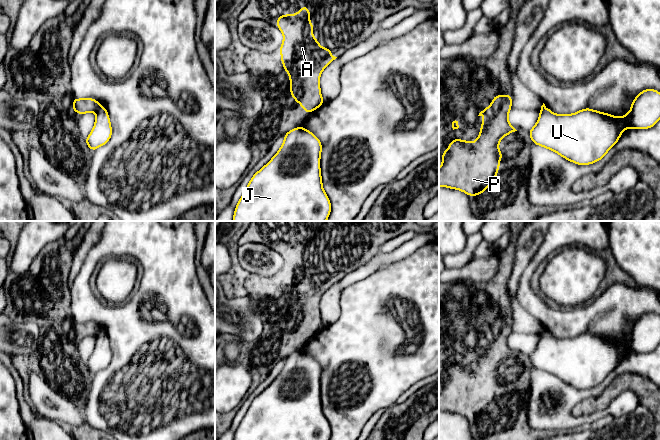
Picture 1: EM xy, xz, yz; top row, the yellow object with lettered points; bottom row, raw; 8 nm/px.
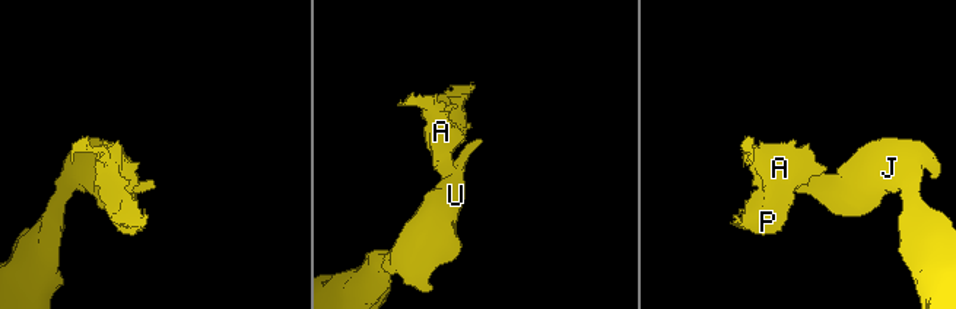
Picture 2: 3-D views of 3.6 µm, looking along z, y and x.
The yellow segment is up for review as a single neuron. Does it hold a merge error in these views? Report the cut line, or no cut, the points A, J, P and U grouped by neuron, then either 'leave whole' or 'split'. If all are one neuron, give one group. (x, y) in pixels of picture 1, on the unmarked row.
cut xy (100, 328), (95, 334); groups A P / J U; split

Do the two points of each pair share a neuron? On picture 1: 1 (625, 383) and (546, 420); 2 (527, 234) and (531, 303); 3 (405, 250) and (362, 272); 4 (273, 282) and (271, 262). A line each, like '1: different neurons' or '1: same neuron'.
1: different neurons
2: different neurons
3: same neuron
4: different neurons

